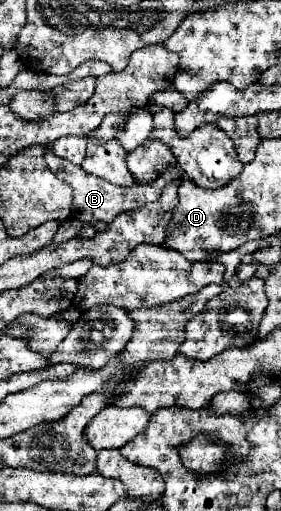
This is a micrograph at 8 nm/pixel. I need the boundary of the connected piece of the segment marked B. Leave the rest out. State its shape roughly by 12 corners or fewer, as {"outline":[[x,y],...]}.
{"outline":[[54,155],[44,161],[74,189],[70,217],[110,223],[156,201],[182,175],[176,163],[156,179],[122,187]]}

